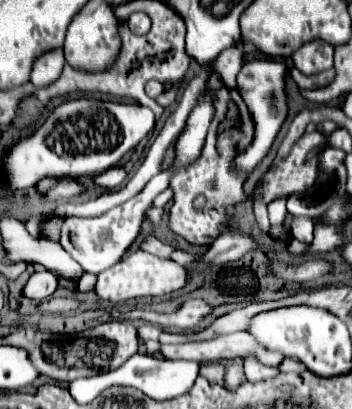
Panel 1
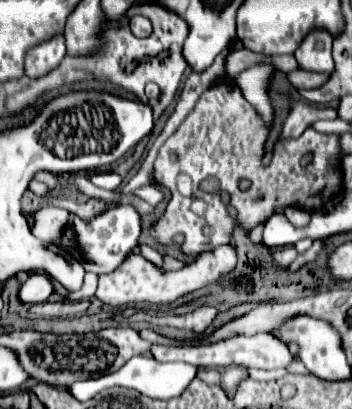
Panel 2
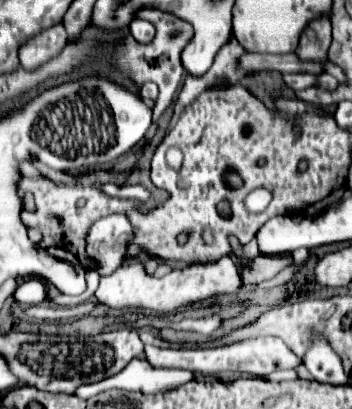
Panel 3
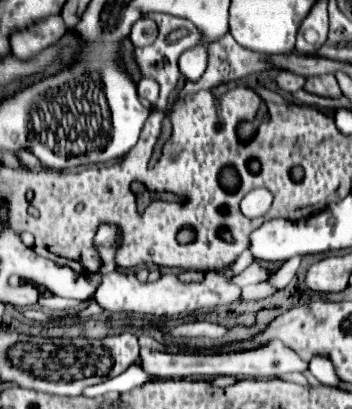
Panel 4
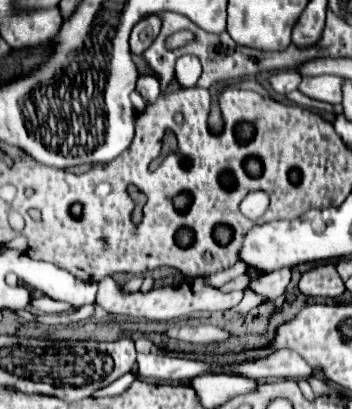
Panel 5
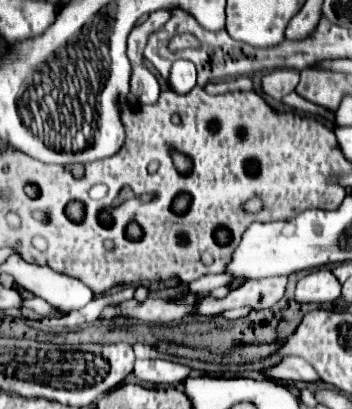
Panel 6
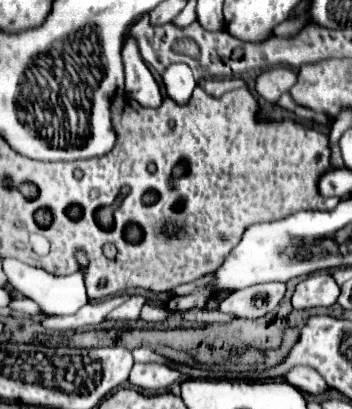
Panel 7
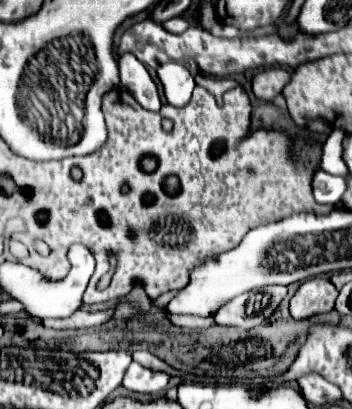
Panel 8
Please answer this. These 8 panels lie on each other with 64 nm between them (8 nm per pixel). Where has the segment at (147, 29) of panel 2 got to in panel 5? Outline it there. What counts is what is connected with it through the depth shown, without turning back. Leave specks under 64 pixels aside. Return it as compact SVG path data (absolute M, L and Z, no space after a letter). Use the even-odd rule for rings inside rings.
M152 14L152 16L140 20L132 28L132 34L130 34L130 52L140 56L152 44L152 40L158 36L160 26L162 26L162 20L158 14Z

